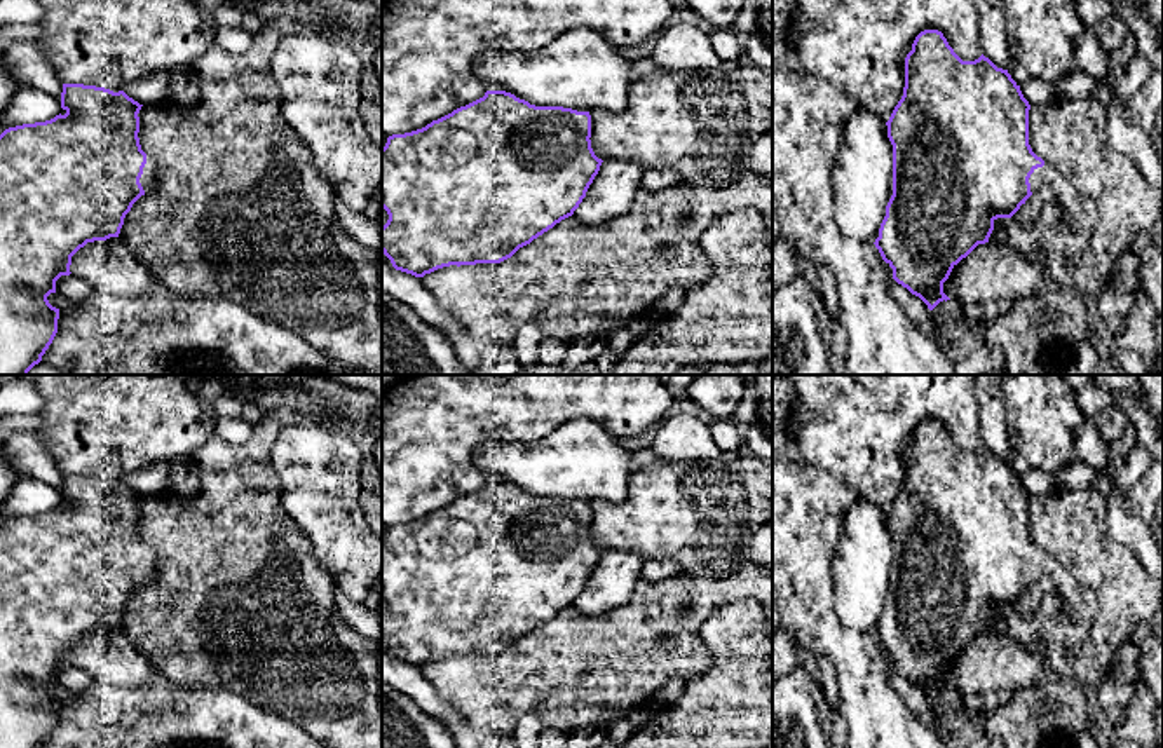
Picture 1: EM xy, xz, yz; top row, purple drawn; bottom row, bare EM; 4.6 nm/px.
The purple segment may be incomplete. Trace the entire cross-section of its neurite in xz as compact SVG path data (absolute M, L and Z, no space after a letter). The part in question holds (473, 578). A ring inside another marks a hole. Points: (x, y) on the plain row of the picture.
M486 481L483 488L432 511L422 520L389 527L382 539L382 598L389 605L387 614L382 617L382 643L391 650L396 661L415 668L424 668L425 664L450 656L500 654L511 649L520 638L530 635L556 614L572 607L586 588L603 553L595 546L589 528L589 502L577 502L563 497L535 497L506 481Z

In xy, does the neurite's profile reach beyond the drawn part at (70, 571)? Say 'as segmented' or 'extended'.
extended

